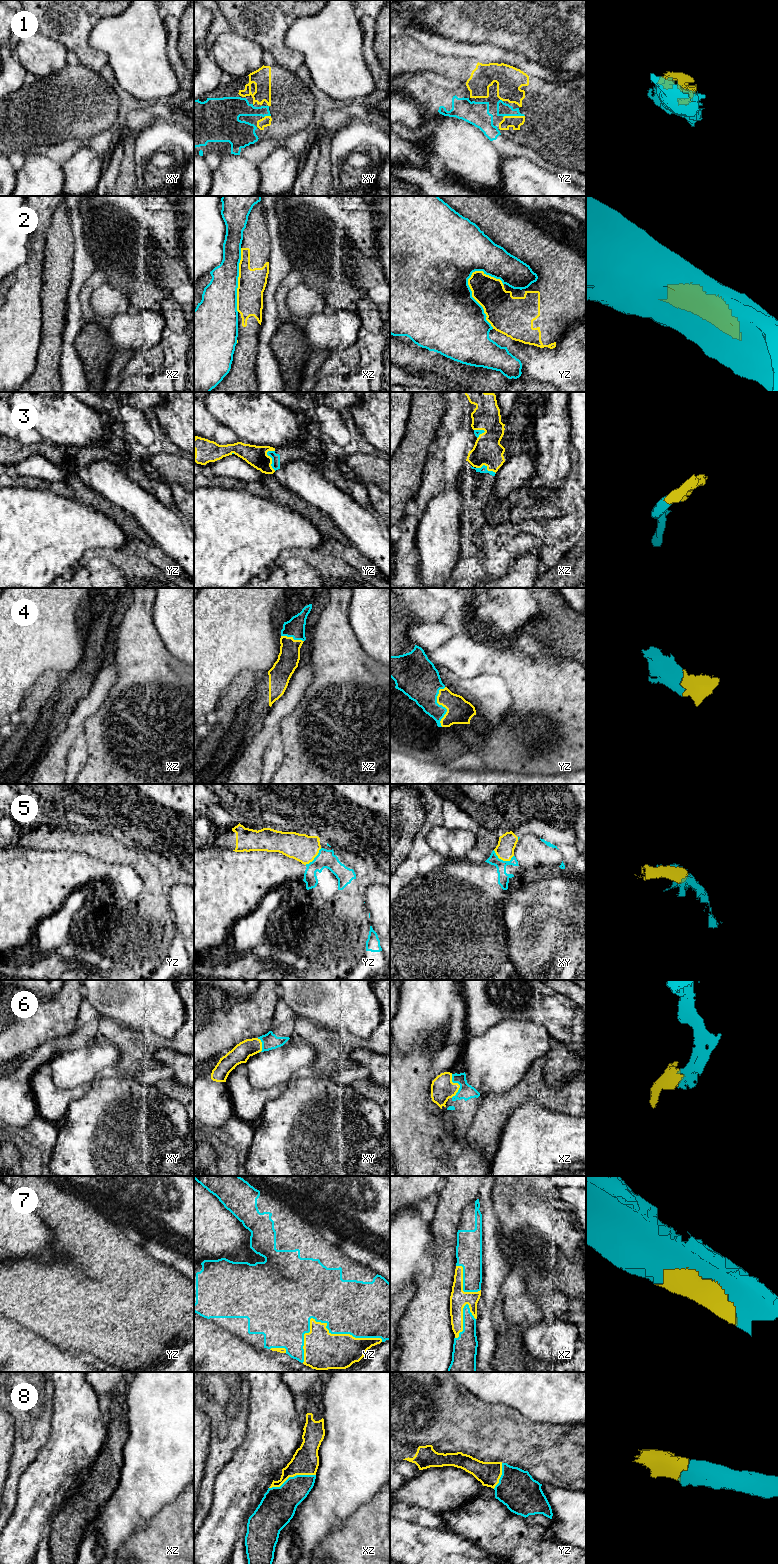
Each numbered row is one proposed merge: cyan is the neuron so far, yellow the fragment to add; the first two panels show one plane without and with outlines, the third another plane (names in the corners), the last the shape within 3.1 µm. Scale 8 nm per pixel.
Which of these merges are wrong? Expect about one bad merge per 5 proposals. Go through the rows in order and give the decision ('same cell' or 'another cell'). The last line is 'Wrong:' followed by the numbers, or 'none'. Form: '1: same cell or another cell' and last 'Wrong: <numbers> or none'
1: same cell
2: another cell
3: same cell
4: same cell
5: same cell
6: same cell
7: same cell
8: same cell
Wrong: 2

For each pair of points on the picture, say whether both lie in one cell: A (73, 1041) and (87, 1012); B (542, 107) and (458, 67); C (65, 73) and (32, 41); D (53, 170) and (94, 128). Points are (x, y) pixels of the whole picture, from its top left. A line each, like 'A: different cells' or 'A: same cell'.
A: same cell
B: same cell
C: different cells
D: different cells

